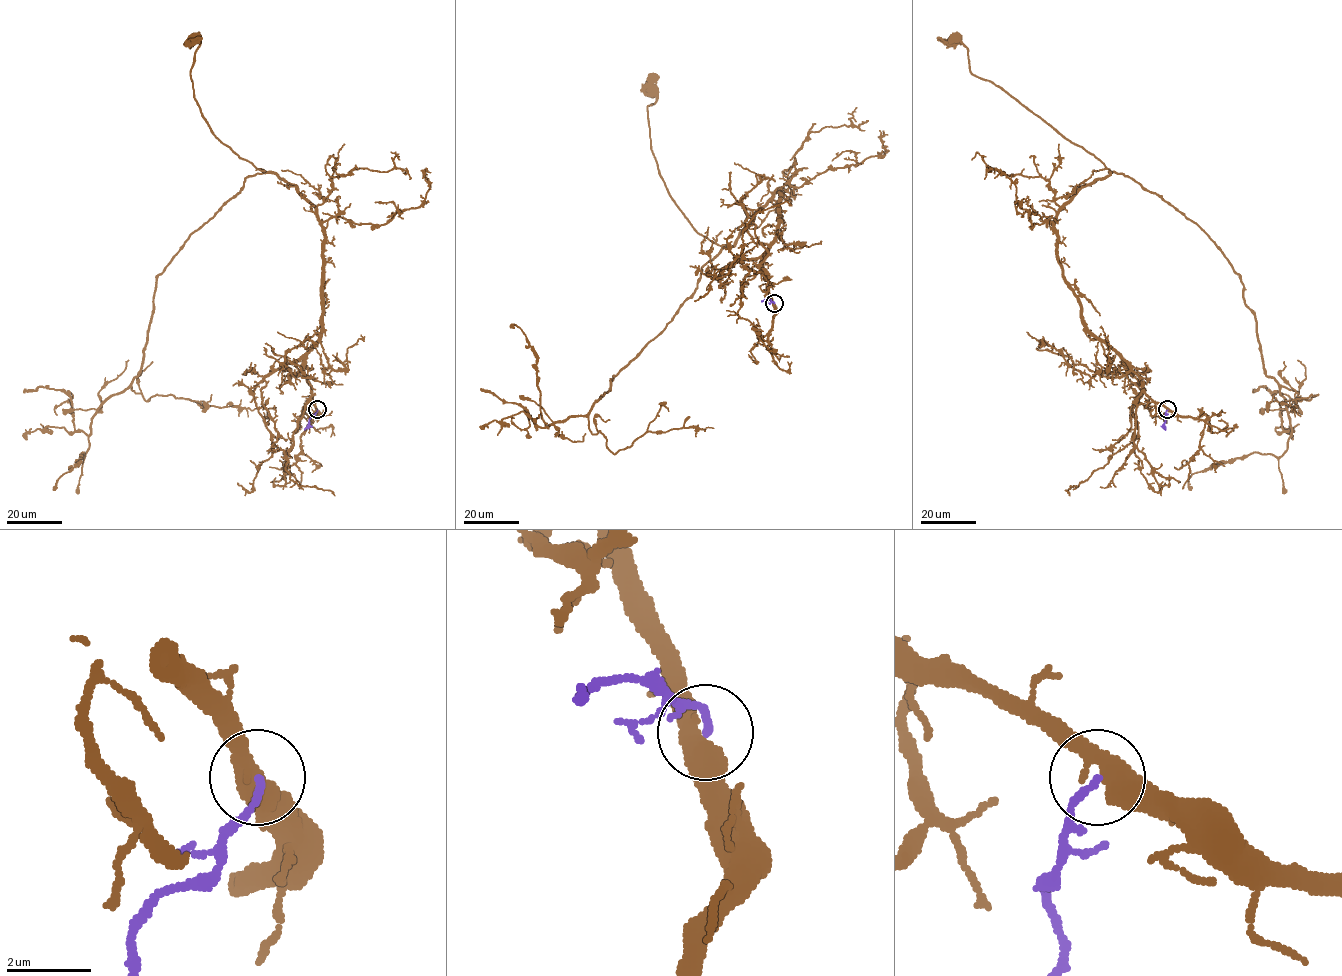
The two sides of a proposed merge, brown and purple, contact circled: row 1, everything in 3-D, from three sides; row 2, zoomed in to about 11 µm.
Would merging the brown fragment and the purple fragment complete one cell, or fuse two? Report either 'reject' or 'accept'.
reject

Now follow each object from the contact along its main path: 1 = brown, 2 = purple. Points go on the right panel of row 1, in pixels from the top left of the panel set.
1: (1168, 410), (1088, 329), (1059, 262), (1057, 211), (1109, 169), (974, 75), (968, 50), (954, 37)
2: (1167, 410), (1164, 416), (1165, 430)

